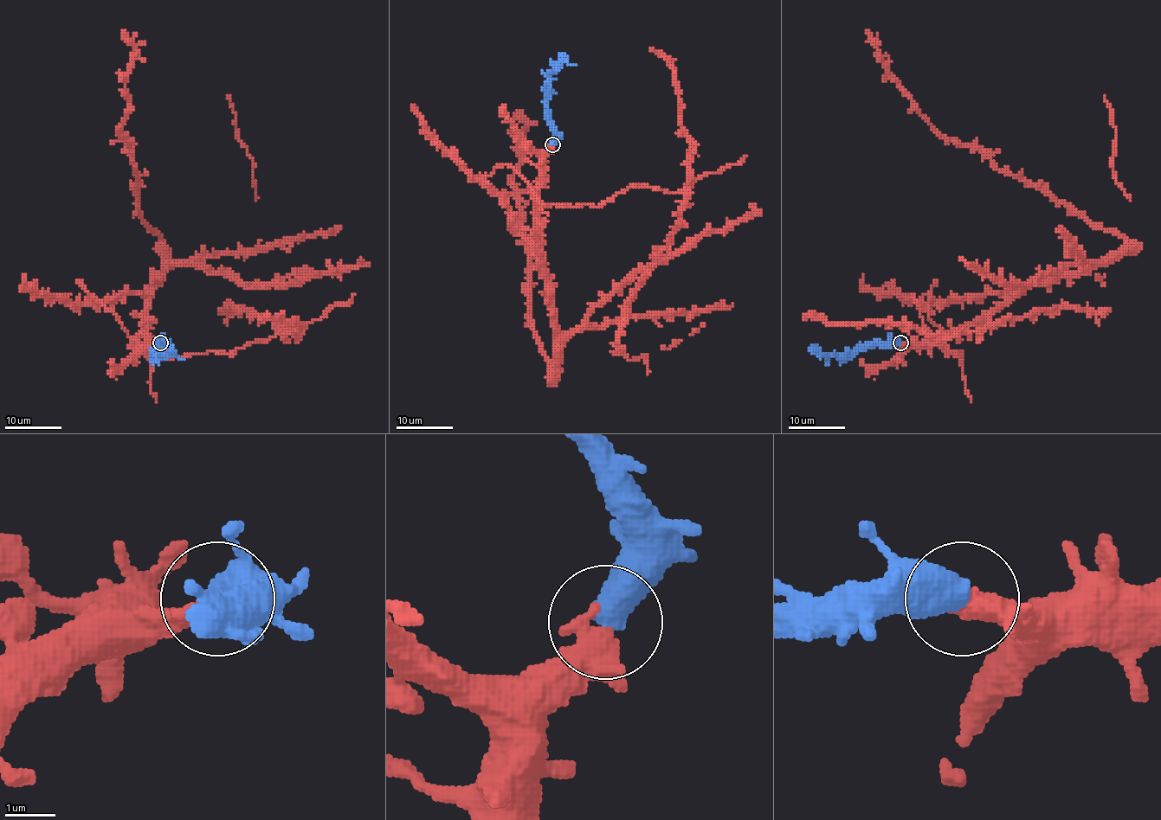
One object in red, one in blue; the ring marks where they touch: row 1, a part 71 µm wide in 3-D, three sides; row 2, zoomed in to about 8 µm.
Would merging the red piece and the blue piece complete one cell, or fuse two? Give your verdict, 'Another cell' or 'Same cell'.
Same cell

